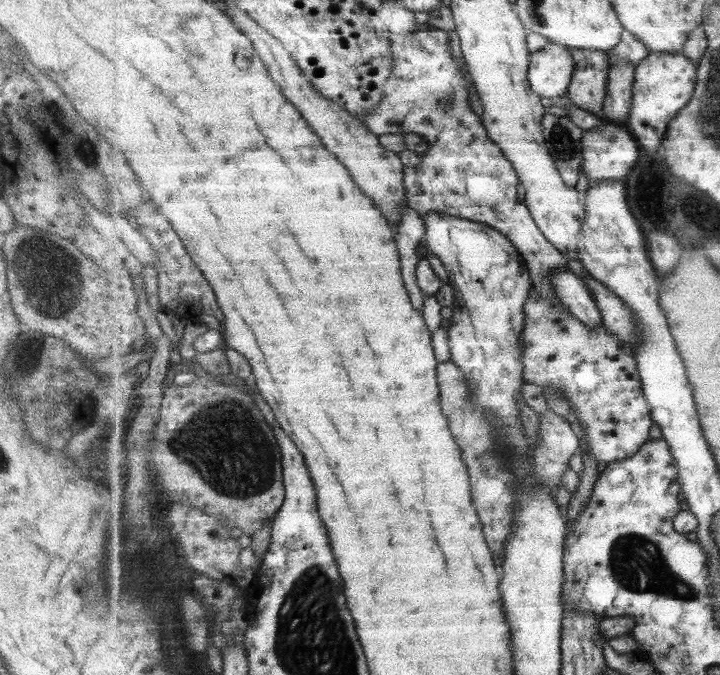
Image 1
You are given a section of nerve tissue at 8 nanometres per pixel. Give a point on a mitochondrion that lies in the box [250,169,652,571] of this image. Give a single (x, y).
(491, 458)

